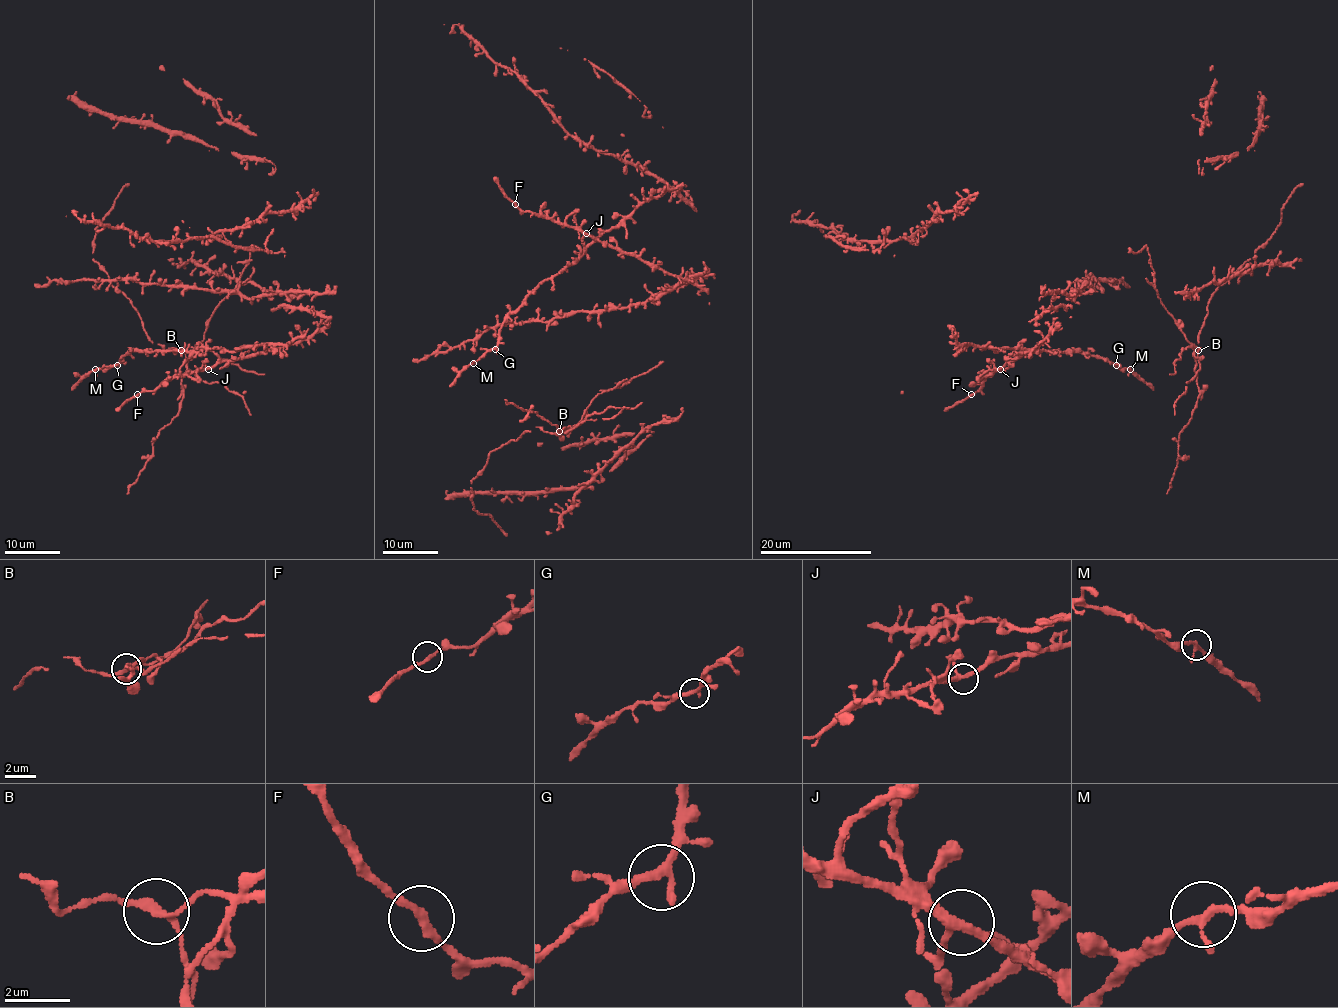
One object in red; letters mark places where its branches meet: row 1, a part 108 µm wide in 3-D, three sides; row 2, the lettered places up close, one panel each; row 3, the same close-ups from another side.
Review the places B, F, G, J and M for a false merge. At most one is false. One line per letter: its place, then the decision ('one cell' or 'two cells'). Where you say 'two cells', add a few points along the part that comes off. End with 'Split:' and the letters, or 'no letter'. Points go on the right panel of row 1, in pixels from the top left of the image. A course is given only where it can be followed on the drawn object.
B: (1198, 350) | two cells | (1198, 350), (1194, 348), (1200, 394), (1187, 425), (1179, 435), (1177, 464), (1166, 493)
F: (971, 394) | one cell
G: (1116, 365) | one cell
J: (1000, 369) | one cell
M: (1130, 369) | one cell
Split: B

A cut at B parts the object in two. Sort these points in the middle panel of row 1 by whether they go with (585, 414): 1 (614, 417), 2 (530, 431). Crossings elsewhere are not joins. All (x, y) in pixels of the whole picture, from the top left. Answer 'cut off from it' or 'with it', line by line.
1: cut off from it
2: cut off from it

